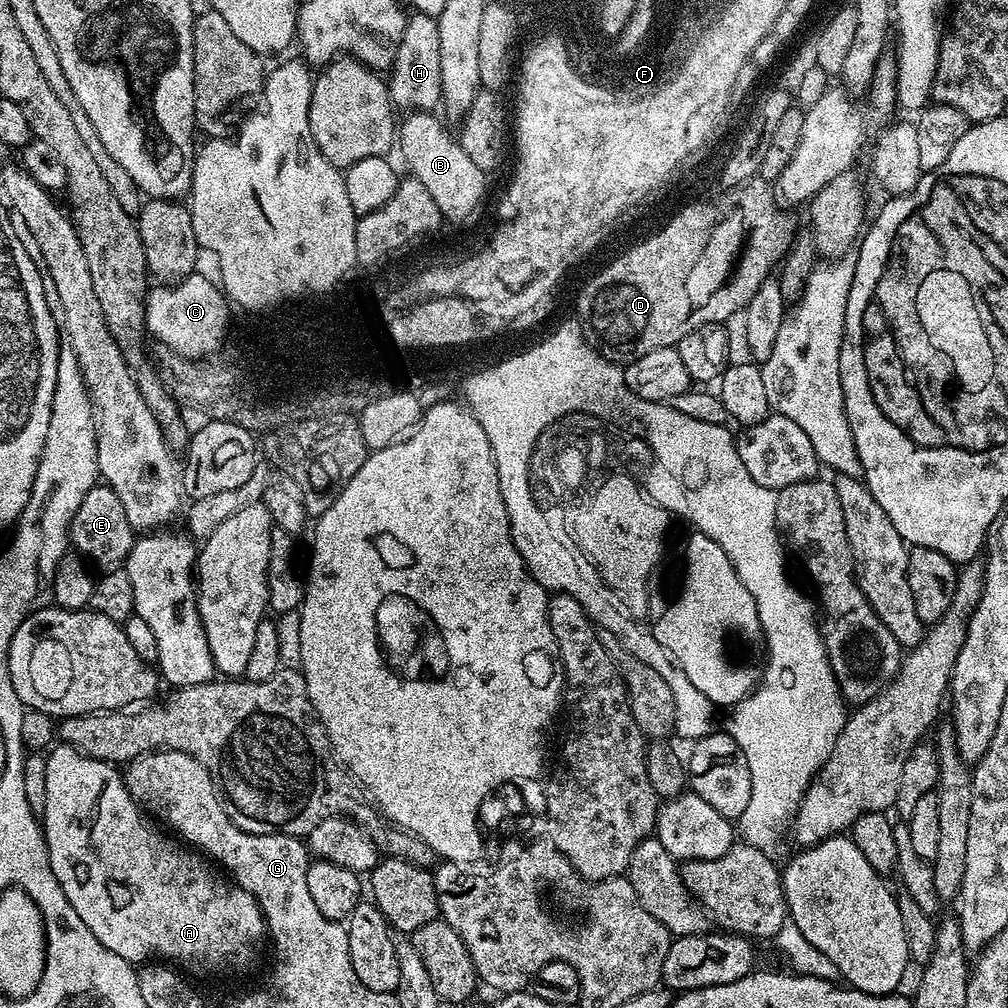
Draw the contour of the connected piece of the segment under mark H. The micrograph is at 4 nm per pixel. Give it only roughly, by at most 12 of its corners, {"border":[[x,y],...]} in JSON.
{"border":[[413,11],[386,76],[397,109],[441,107],[437,17]]}

